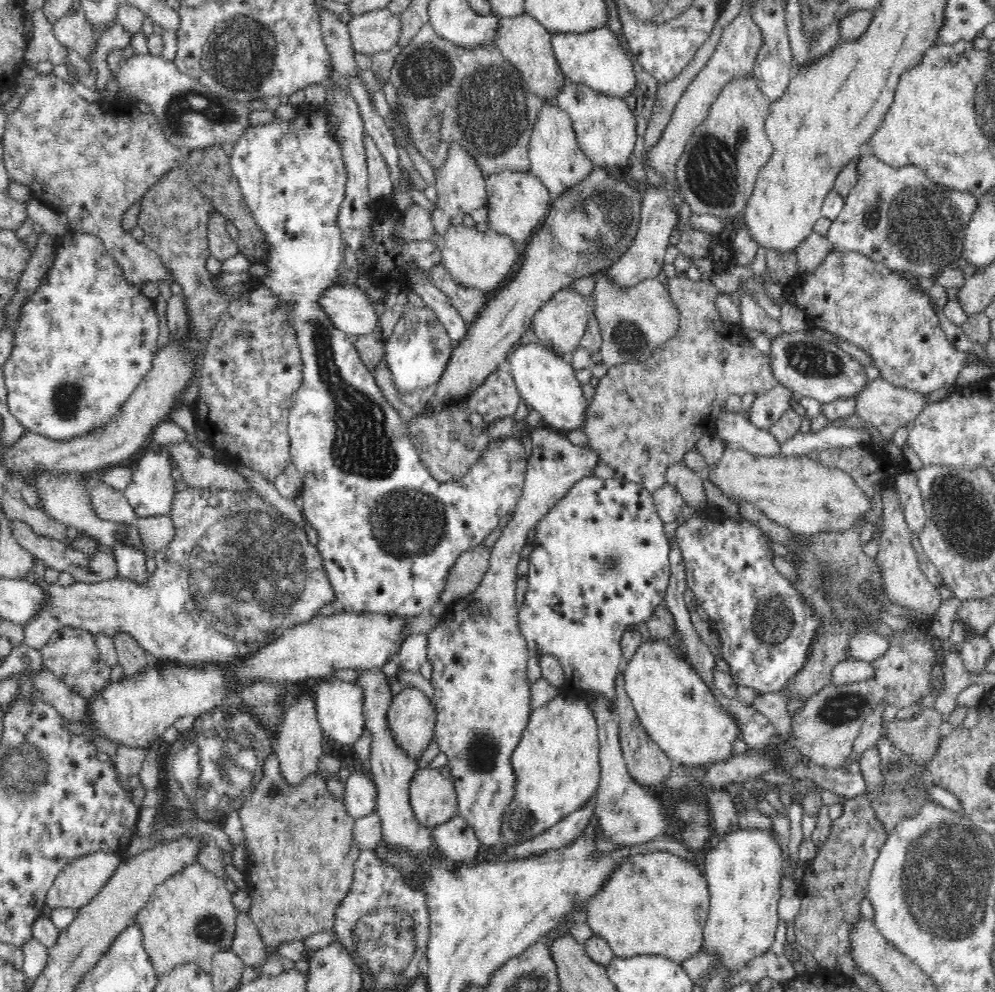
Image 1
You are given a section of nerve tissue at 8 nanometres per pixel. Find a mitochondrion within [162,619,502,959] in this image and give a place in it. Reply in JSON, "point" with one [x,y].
{"point":[218,768]}

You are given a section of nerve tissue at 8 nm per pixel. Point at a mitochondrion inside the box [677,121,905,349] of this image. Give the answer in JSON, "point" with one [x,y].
{"point":[711,174]}

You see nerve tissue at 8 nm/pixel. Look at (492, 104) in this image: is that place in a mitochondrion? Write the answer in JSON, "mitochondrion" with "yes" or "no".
{"mitochondrion":"yes"}

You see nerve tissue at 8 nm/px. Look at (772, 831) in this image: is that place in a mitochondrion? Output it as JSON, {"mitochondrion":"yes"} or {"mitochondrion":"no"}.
{"mitochondrion":"no"}

